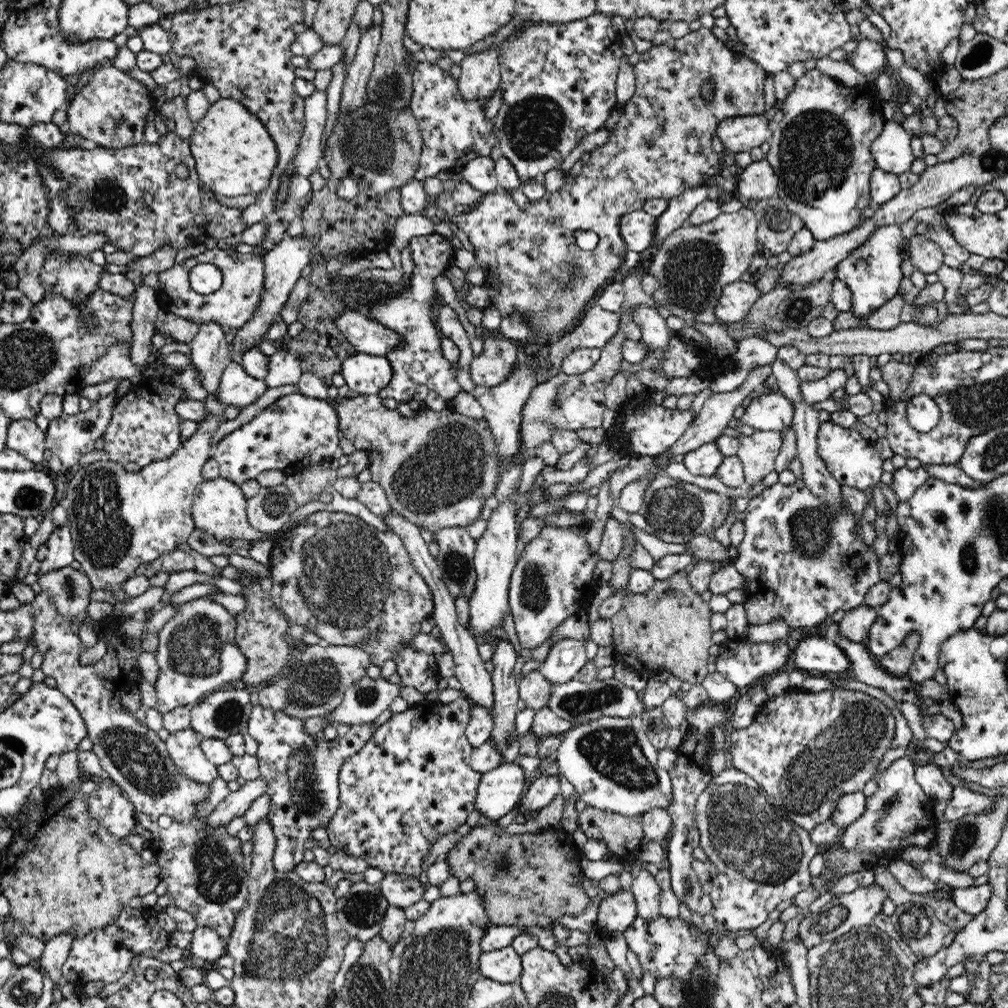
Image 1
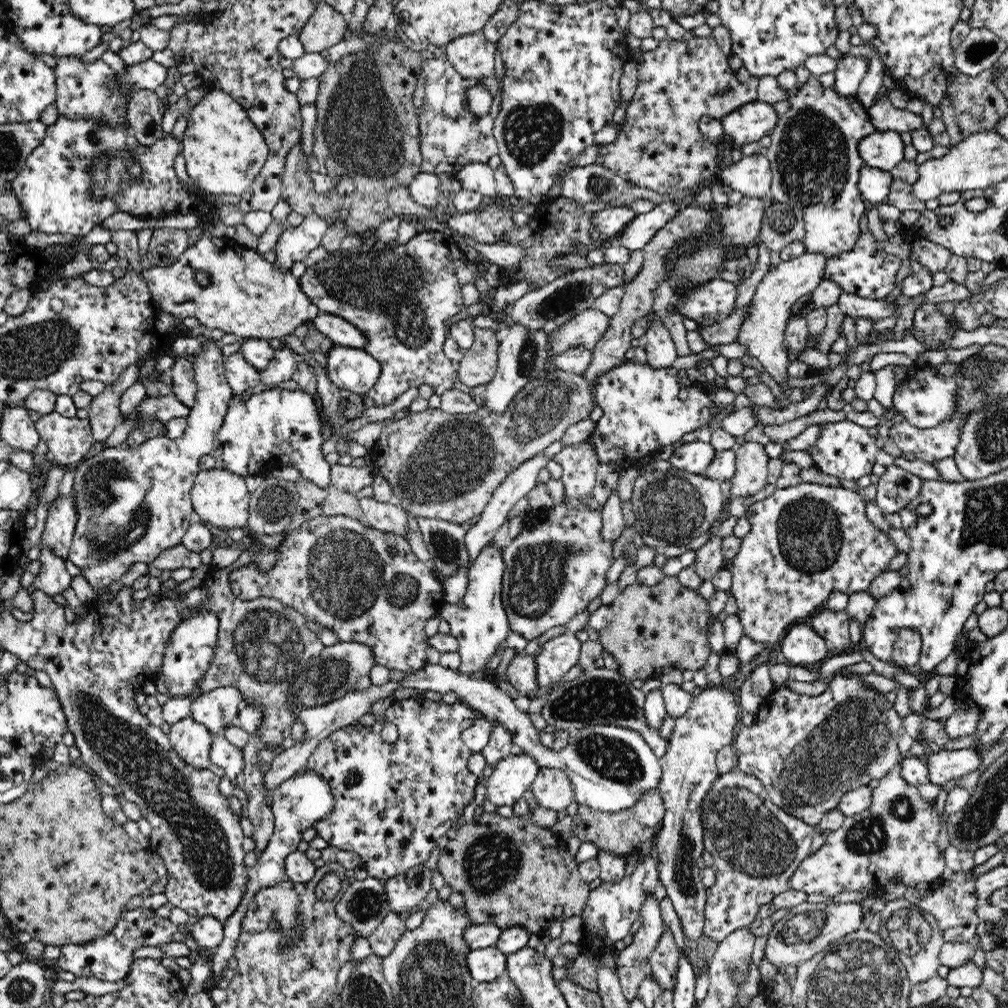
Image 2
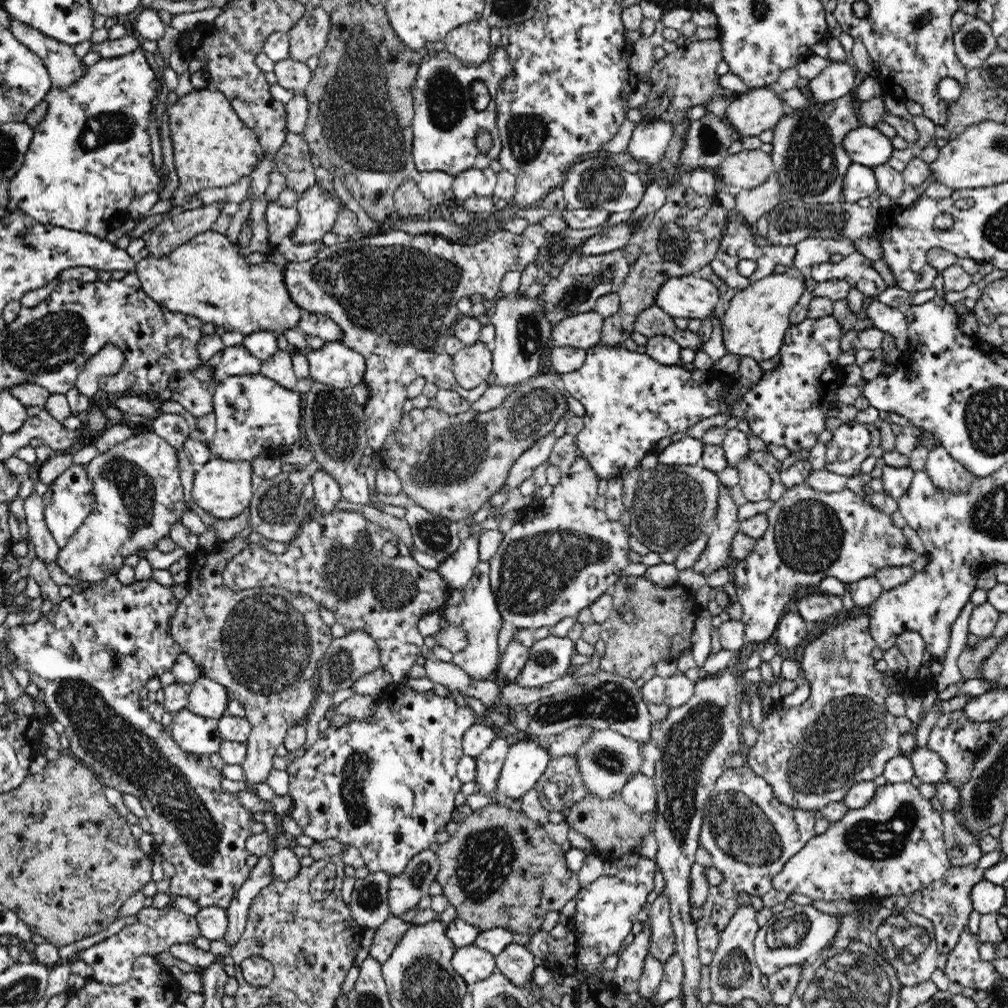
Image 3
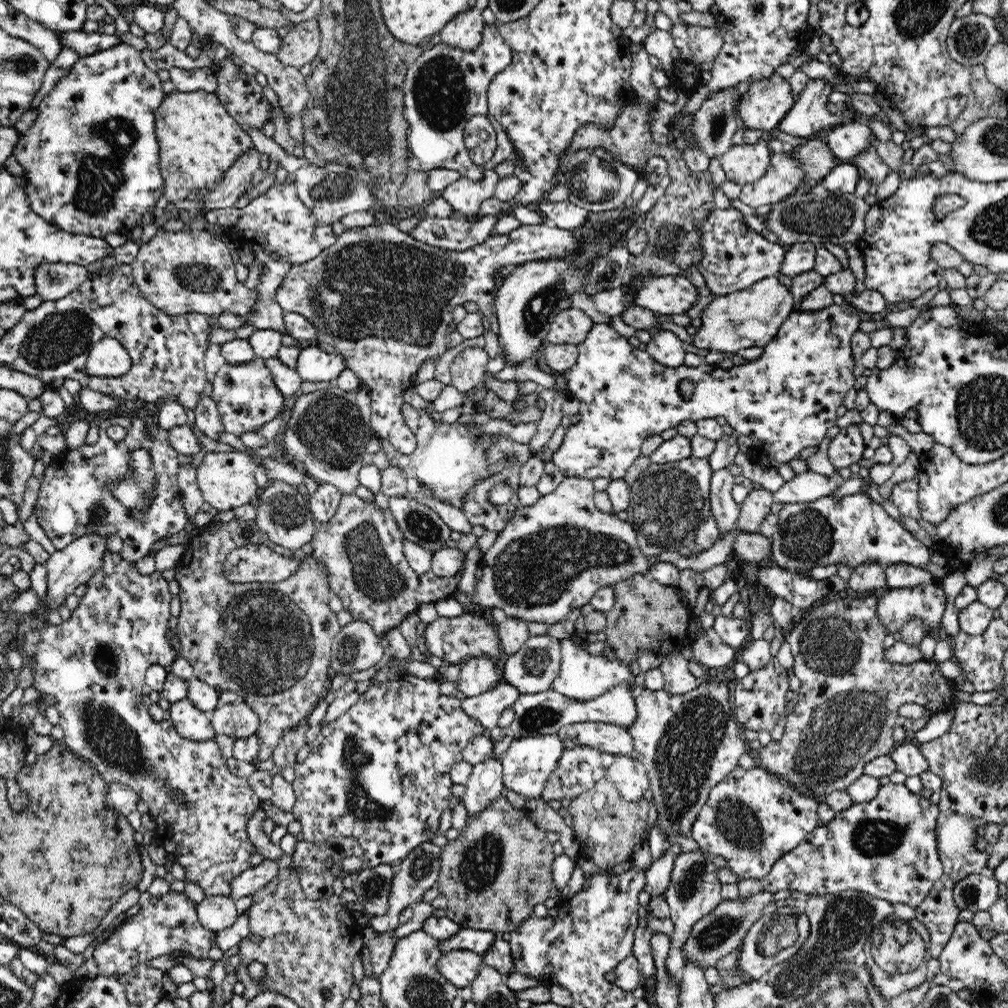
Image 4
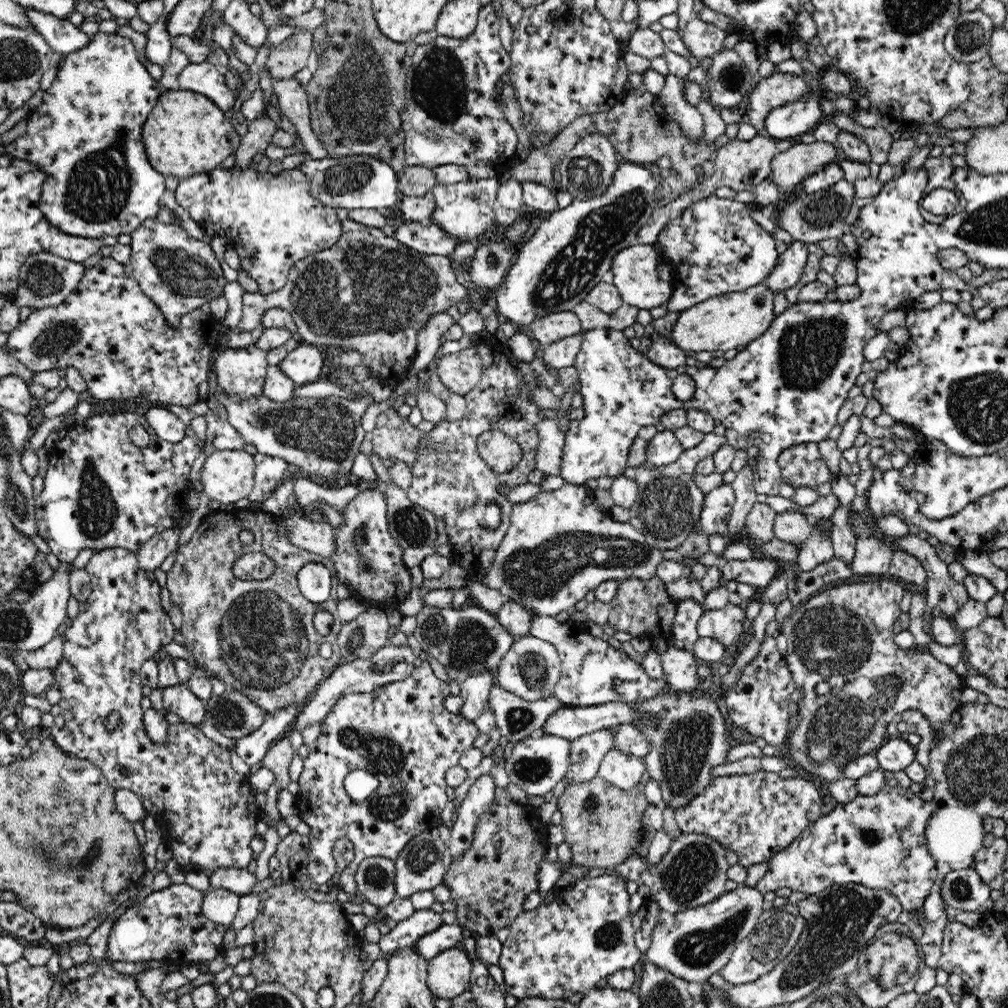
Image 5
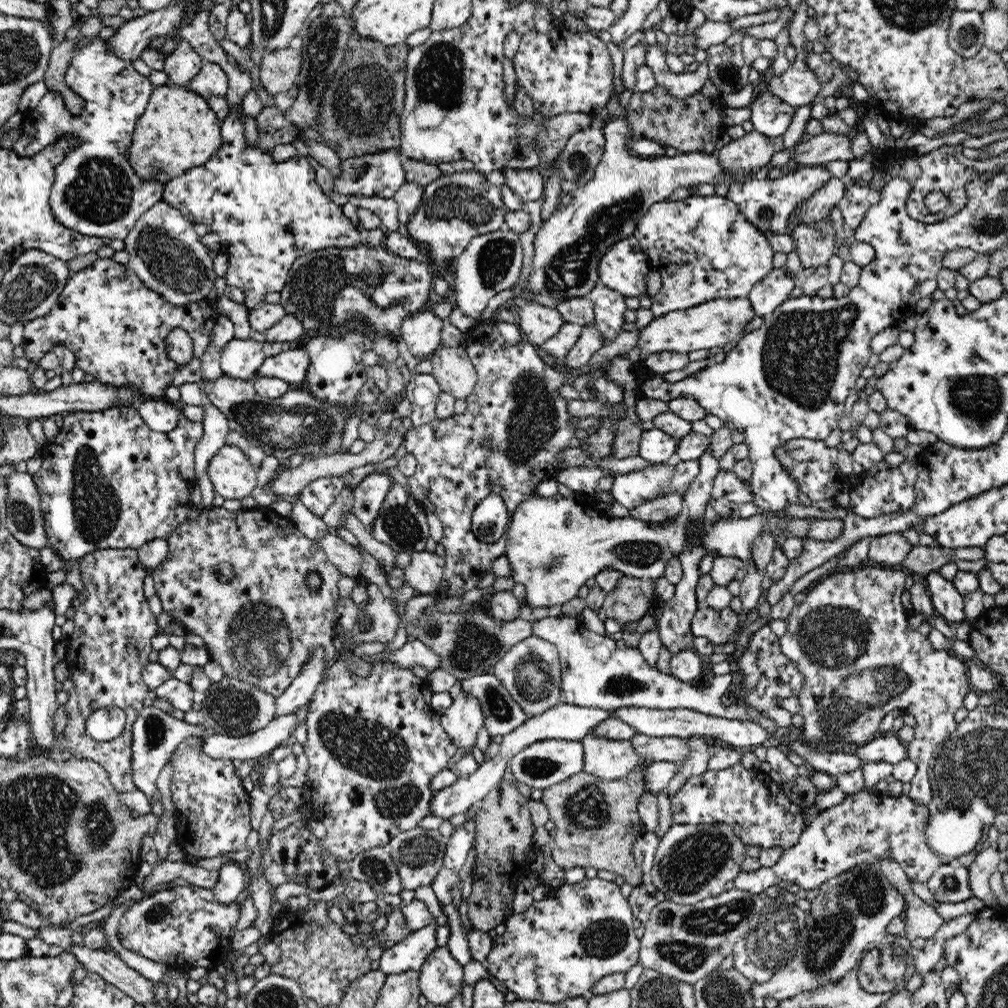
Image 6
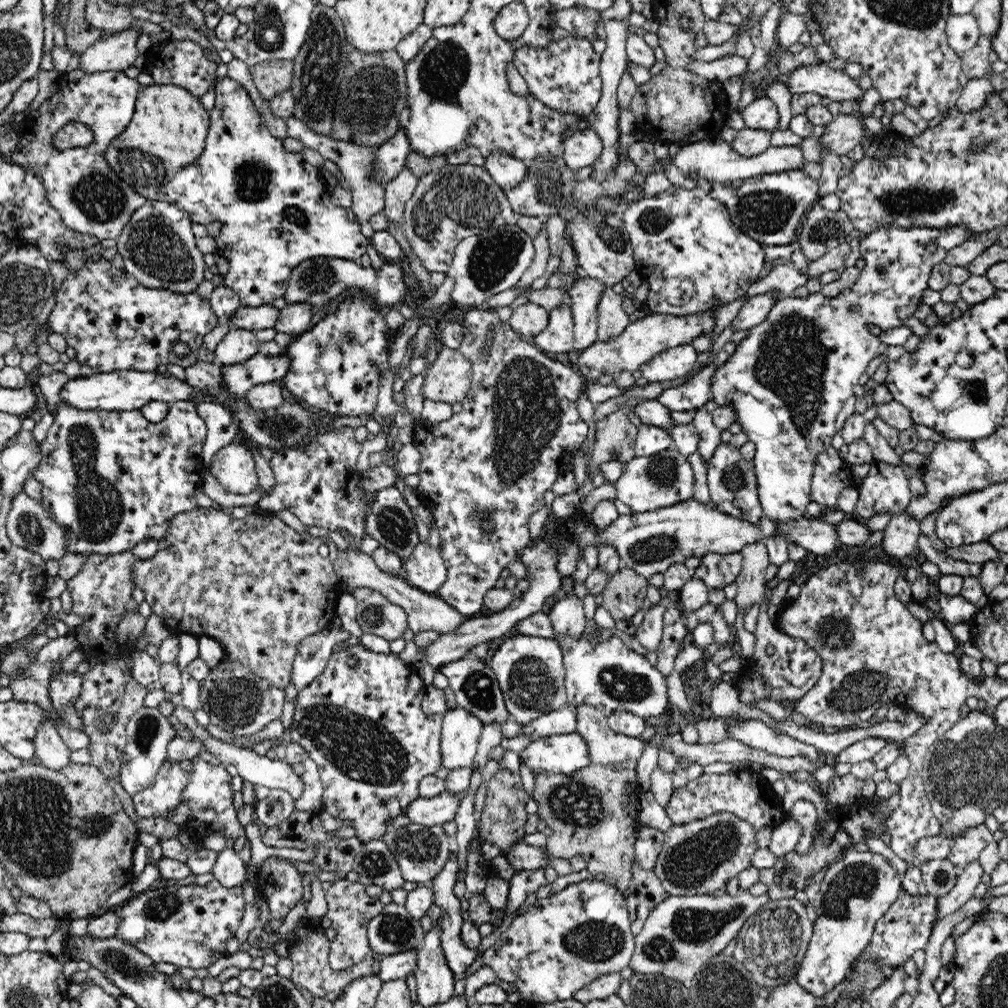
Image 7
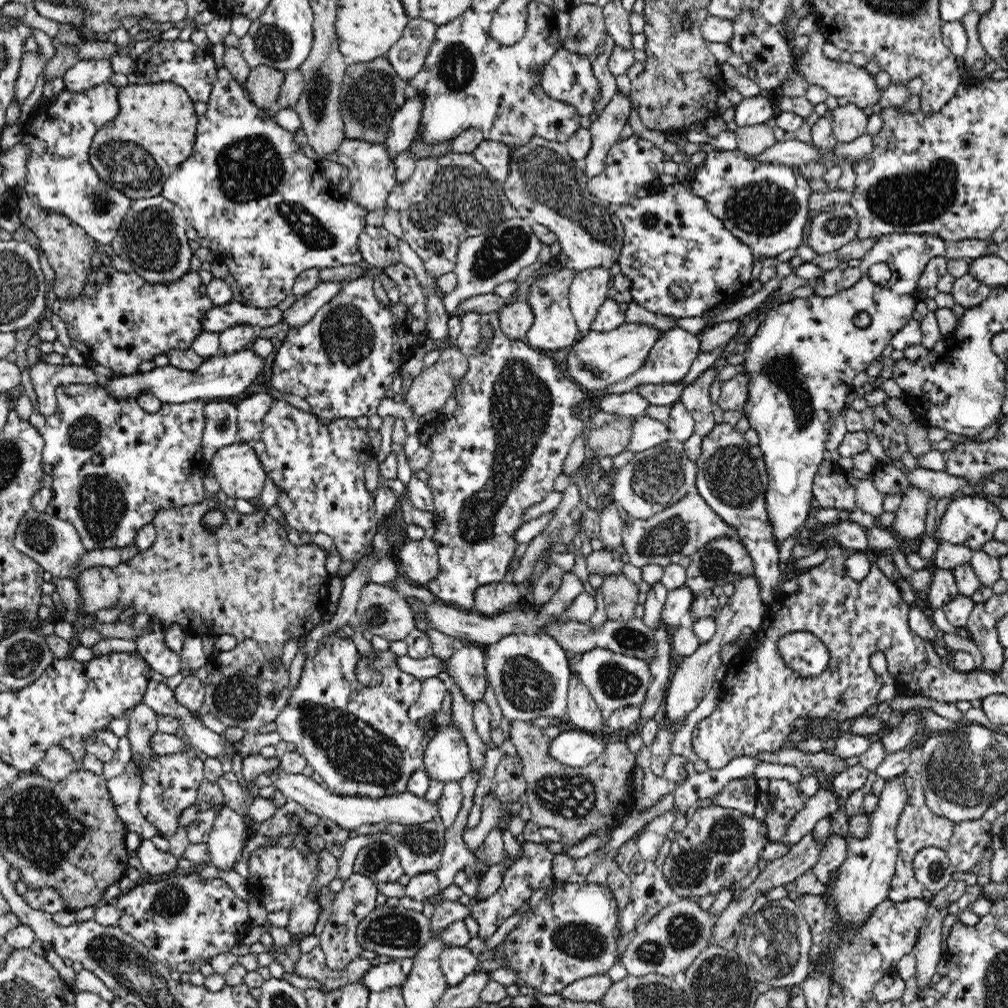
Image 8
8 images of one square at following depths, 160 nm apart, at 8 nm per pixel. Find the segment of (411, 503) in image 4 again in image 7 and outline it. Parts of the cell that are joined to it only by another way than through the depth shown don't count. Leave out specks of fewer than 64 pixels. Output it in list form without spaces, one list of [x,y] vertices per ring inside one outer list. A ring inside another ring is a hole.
[[[397,486],[382,488],[371,499],[366,519],[367,534],[405,558],[419,542],[412,517],[414,508],[406,503],[402,490]]]

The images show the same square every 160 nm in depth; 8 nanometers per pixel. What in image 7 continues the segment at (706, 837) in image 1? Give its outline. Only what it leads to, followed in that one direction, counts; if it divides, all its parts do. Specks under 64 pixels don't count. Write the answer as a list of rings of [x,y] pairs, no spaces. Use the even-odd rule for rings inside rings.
[[[749,766],[726,774],[702,773],[686,786],[678,787],[671,795],[665,810],[670,821],[676,826],[684,826],[695,819],[704,819],[712,814],[726,812],[750,823],[756,831],[764,826],[774,830],[790,817],[789,813],[783,810],[781,798],[773,794],[771,784]]]

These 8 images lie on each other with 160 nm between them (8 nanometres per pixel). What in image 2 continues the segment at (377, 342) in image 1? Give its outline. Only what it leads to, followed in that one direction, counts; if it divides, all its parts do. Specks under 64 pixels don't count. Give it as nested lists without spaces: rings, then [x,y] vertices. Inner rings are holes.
[[[318,313],[311,322],[313,328],[322,332],[333,344],[356,349],[362,349],[366,345],[366,336],[340,316]]]

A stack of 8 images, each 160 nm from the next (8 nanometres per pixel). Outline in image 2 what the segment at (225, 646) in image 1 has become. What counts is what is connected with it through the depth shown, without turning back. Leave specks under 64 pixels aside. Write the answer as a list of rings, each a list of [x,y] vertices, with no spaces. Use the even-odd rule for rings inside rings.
[[[200,611],[196,616],[180,621],[165,648],[165,659],[161,672],[166,676],[168,696],[190,696],[198,680],[202,680],[208,670],[210,658],[214,656],[214,642],[218,640],[218,616],[212,612]]]

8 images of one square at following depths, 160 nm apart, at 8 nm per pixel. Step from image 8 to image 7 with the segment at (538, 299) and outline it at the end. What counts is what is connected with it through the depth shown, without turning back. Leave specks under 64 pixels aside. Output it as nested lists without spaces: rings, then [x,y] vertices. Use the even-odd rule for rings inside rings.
[[[558,304],[548,311],[548,315],[546,329],[534,336],[535,347],[548,353],[573,352],[575,337],[571,306]]]

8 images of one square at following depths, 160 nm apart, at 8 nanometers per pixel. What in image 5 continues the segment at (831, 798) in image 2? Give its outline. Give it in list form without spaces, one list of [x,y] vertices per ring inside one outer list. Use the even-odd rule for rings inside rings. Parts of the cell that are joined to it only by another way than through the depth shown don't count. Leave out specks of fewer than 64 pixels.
[[[882,576],[879,580],[869,580],[861,582],[845,581],[838,586],[828,588],[821,594],[815,595],[813,598],[807,600],[806,603],[798,604],[791,610],[790,616],[784,618],[781,622],[780,632],[786,637],[787,640],[787,652],[785,659],[790,669],[791,675],[795,680],[798,692],[800,692],[800,700],[798,702],[798,716],[794,718],[792,723],[792,736],[790,736],[788,744],[790,756],[788,760],[791,765],[798,768],[802,775],[806,775],[813,780],[822,781],[825,784],[834,782],[838,778],[843,778],[840,773],[840,766],[848,764],[852,758],[862,755],[873,754],[882,743],[888,739],[886,734],[886,726],[891,721],[893,713],[902,713],[908,708],[914,708],[922,712],[924,718],[928,720],[929,726],[932,729],[932,744],[937,745],[943,738],[948,738],[954,730],[956,730],[956,722],[951,720],[952,714],[959,712],[961,704],[961,694],[967,687],[965,679],[958,675],[954,671],[954,666],[948,666],[943,662],[940,662],[924,645],[914,645],[912,648],[902,649],[900,646],[894,643],[895,634],[892,631],[894,624],[897,622],[900,613],[900,602],[904,594],[905,589],[900,585],[899,581],[890,579],[888,576]],[[818,681],[826,681],[830,686],[830,692],[827,696],[818,697],[814,692],[814,686]]]

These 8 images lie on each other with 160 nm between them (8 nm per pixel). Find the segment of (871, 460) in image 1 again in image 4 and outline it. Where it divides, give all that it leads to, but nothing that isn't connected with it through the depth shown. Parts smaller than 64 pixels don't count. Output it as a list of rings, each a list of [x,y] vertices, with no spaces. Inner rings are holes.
[[[852,424],[831,439],[827,454],[836,469],[846,468],[862,459],[866,447],[860,424]]]

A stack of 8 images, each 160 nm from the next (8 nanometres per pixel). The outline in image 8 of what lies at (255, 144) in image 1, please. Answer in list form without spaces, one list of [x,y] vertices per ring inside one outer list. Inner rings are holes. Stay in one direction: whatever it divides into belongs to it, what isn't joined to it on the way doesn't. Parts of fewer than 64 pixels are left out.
[[[175,82],[132,83],[118,88],[116,94],[119,112],[114,121],[100,126],[88,148],[88,161],[98,173],[98,177],[120,190],[128,198],[150,198],[158,196],[163,190],[166,179],[190,156],[194,146],[196,129],[199,122],[194,111],[194,103],[188,93]]]

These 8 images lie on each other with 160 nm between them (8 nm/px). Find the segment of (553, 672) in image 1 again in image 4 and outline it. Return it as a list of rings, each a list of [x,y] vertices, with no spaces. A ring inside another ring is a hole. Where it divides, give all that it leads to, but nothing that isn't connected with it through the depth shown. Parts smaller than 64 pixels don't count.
[[[549,634],[531,636],[514,654],[508,654],[503,668],[505,682],[516,687],[518,694],[538,694],[550,690],[554,679],[558,676],[558,674],[546,674],[552,654],[561,654],[560,639]]]

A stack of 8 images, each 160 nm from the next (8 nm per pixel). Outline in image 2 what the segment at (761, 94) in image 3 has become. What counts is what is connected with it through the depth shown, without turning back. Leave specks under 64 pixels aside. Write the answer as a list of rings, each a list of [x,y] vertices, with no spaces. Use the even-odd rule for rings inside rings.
[[[754,100],[724,116],[721,124],[725,134],[740,148],[741,145],[758,142],[762,136],[770,135],[778,120],[773,104]]]

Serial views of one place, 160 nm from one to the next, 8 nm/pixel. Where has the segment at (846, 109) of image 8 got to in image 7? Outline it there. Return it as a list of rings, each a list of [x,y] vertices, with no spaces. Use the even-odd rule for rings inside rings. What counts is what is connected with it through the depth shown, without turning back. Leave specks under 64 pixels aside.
[[[840,113],[833,116],[833,120],[826,125],[824,134],[819,138],[819,146],[842,156],[860,143],[865,134],[866,129],[864,130],[863,121],[858,113]]]

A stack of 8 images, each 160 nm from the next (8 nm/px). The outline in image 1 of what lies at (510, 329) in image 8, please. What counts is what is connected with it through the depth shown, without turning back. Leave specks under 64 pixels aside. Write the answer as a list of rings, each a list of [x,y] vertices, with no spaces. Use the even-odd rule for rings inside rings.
[[[598,304],[586,310],[578,326],[550,340],[550,362],[561,368],[568,354],[577,349],[602,349],[617,334],[620,314],[603,310]]]

